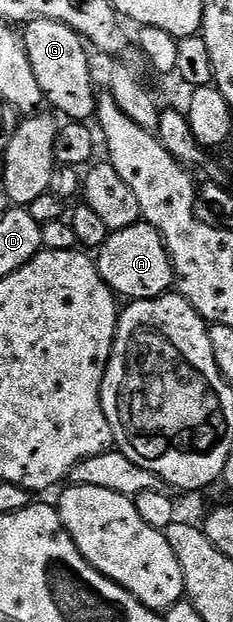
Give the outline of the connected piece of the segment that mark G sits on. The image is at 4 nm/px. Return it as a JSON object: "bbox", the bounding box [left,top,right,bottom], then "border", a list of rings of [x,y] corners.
{"bbox":[21,18,97,123],"border":[[[48,18],[31,19],[22,27],[21,33],[29,64],[33,64],[33,76],[37,76],[37,84],[41,84],[46,105],[51,105],[52,111],[60,110],[64,119],[73,122],[86,123],[94,119],[97,114],[97,89],[84,39],[73,28]]]}

